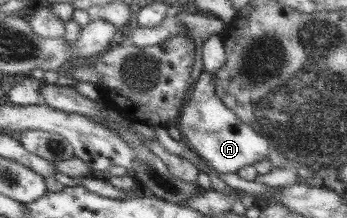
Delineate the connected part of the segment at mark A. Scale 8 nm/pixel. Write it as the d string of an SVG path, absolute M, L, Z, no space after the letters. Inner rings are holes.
M202 72L200 78L192 84L186 96L177 122L183 140L191 147L205 163L214 168L216 173L239 173L246 165L254 163L268 156L270 144L248 124L241 122L216 95L214 73Z

